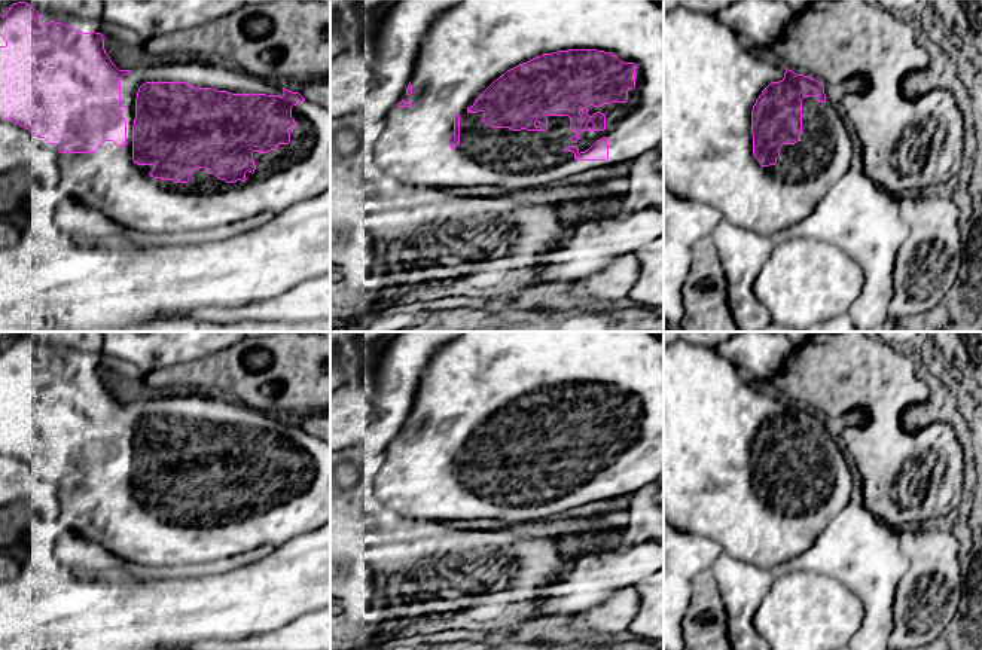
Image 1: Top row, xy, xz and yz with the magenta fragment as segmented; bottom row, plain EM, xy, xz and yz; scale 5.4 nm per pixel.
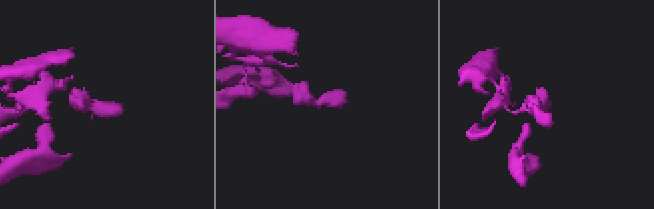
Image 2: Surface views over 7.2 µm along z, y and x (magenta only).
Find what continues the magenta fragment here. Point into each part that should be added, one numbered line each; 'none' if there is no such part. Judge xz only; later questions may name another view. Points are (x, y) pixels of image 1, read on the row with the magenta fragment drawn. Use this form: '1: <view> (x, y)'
1: xz (466, 48)

